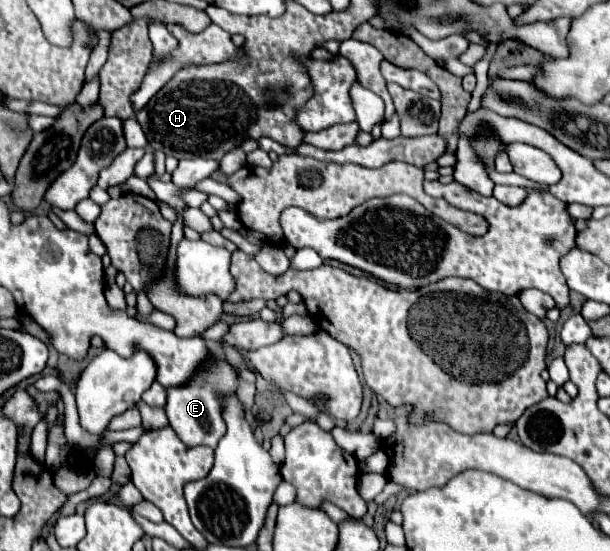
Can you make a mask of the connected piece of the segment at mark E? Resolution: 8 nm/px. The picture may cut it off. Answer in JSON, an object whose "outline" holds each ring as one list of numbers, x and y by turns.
{"outline":[[209,358,183,386,167,388,165,414,169,418,169,426,187,446,203,444,215,448,227,430,227,424,223,420,223,400,219,398,225,398,227,394,235,394,237,388,239,388,239,370,233,368,227,360]]}

